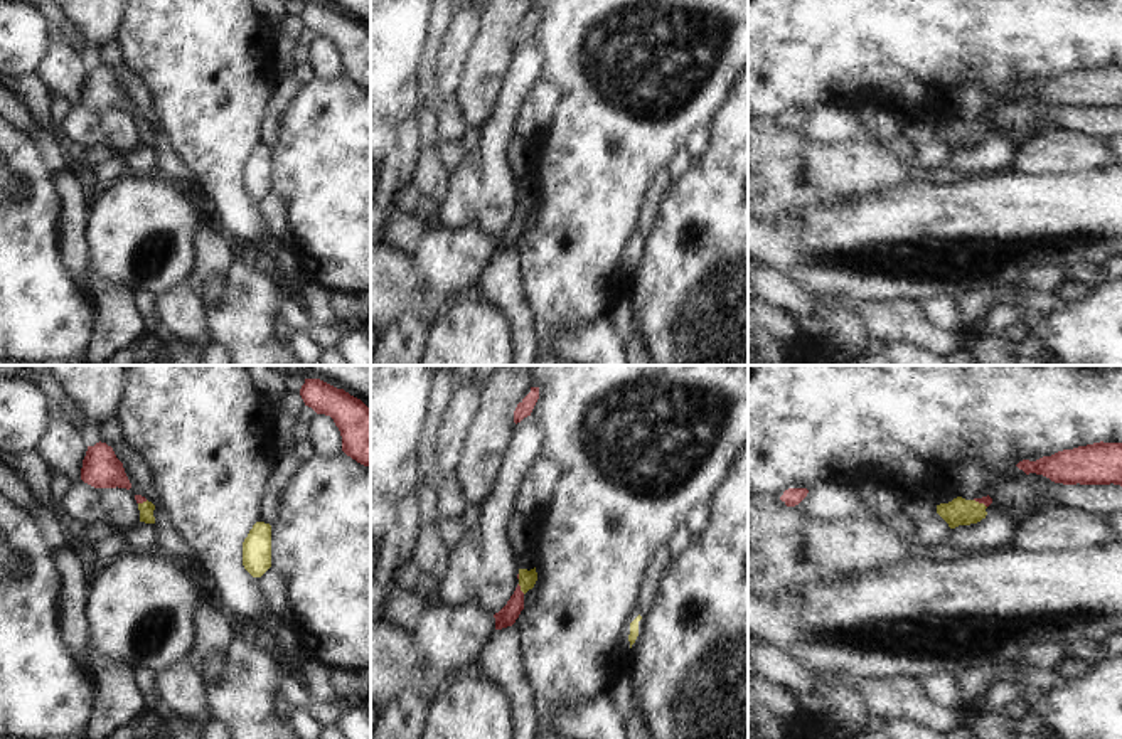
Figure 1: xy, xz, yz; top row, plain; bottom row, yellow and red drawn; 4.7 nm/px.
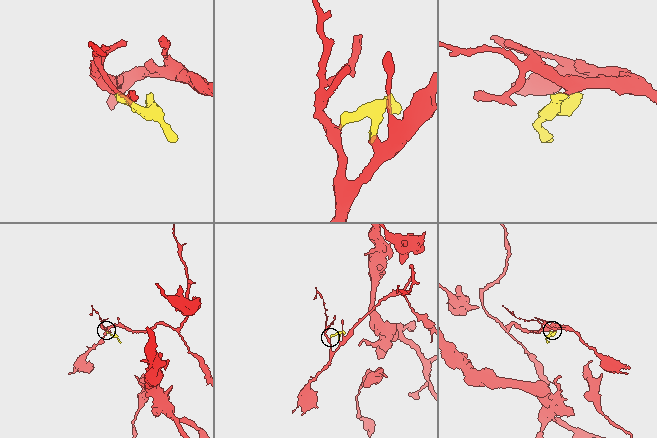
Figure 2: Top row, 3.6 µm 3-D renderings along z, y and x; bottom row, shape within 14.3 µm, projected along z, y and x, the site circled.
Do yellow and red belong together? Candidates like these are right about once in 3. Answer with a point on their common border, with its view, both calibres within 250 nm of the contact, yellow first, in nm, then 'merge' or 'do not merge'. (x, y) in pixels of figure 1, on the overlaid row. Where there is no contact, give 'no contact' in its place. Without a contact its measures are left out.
contact xz (521, 590); calibres 80 and 90 nm; merge

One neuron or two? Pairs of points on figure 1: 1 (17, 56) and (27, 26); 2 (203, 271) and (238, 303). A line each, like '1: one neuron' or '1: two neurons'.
1: one neuron
2: two neurons

